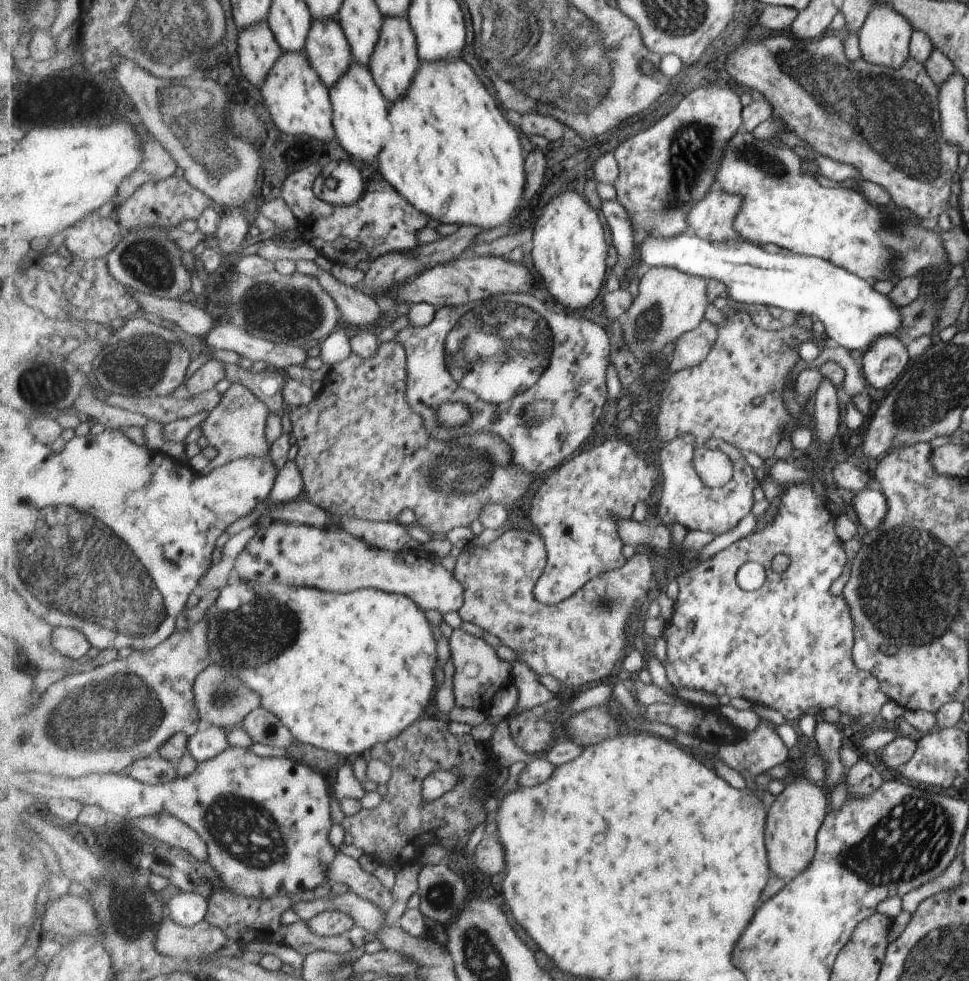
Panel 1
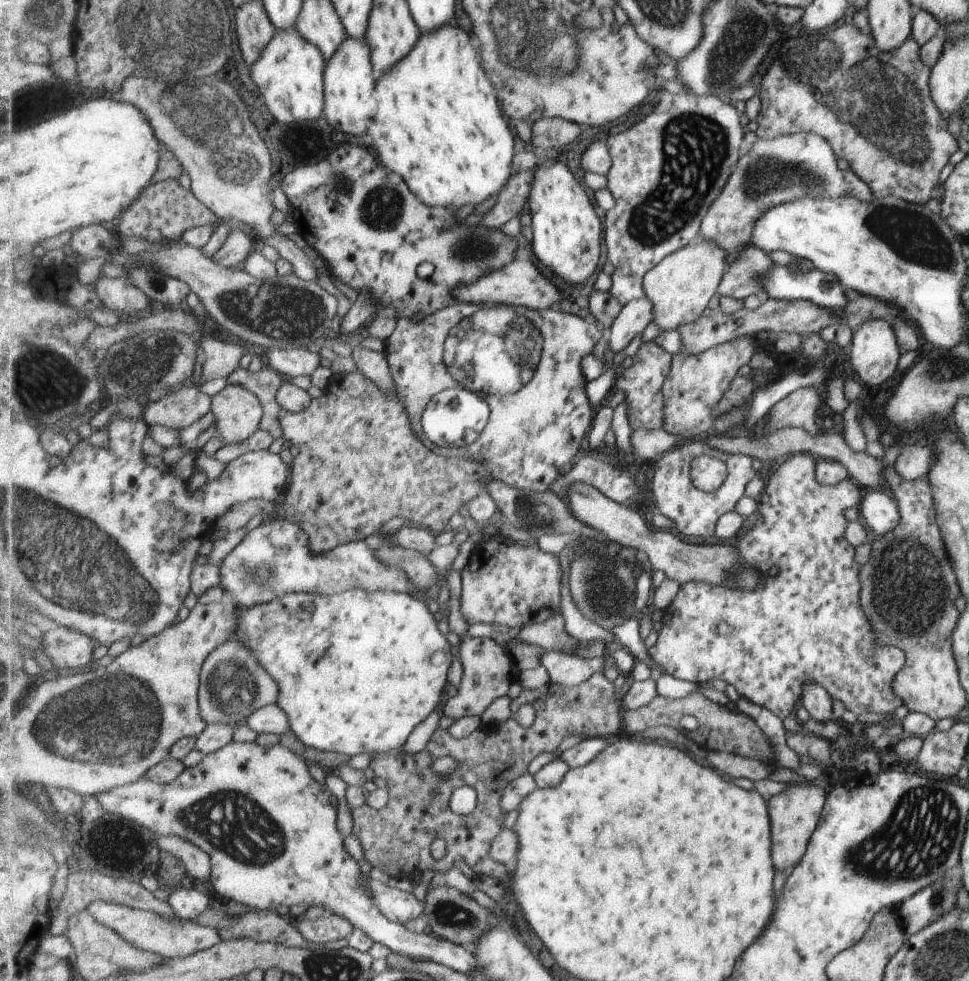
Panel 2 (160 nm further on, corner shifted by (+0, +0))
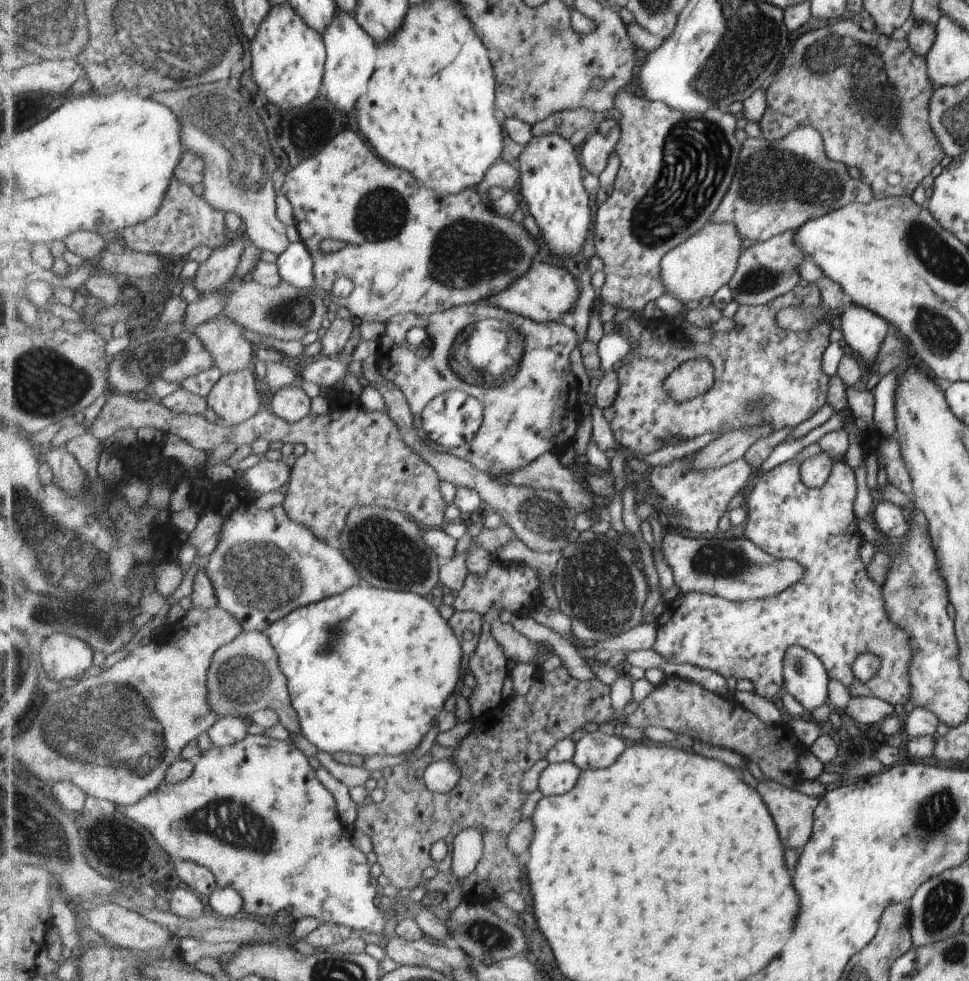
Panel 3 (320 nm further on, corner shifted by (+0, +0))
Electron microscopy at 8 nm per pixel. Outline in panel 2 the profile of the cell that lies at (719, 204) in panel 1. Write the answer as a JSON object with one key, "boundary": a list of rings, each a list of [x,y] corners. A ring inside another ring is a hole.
{"boundary":[[[793,133],[772,139],[757,139],[747,147],[745,154],[741,155],[737,162],[736,170],[728,178],[727,184],[721,190],[719,197],[707,208],[705,216],[700,223],[697,238],[715,242],[721,250],[731,252],[741,250],[751,242],[753,222],[767,210],[783,202],[797,200],[801,196],[813,196],[813,198],[837,198],[837,196],[849,196],[868,203],[873,198],[872,191],[867,184],[848,168],[839,170],[835,164],[835,154],[829,143],[818,134]]]}

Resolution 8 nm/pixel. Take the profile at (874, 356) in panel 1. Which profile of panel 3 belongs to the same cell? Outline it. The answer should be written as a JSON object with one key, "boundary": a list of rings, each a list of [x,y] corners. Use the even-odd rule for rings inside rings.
{"boundary":[[[845,301],[841,310],[838,318],[842,338],[865,361],[868,369],[861,387],[872,391],[879,377],[870,372],[870,366],[875,353],[880,350],[888,324],[874,312],[848,301]]]}

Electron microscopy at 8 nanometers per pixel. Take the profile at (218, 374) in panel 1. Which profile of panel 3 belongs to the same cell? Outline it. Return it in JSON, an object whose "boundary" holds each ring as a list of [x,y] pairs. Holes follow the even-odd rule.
{"boundary":[[[222,313],[214,319],[208,320],[203,324],[200,324],[193,331],[194,334],[204,342],[204,345],[207,347],[207,350],[213,355],[214,358],[214,366],[219,367],[223,374],[236,373],[242,370],[245,370],[252,366],[255,361],[257,354],[257,347],[254,346],[247,338],[245,338],[245,327],[241,326],[237,321],[234,321],[232,318],[229,318],[227,315],[223,315]]]}

